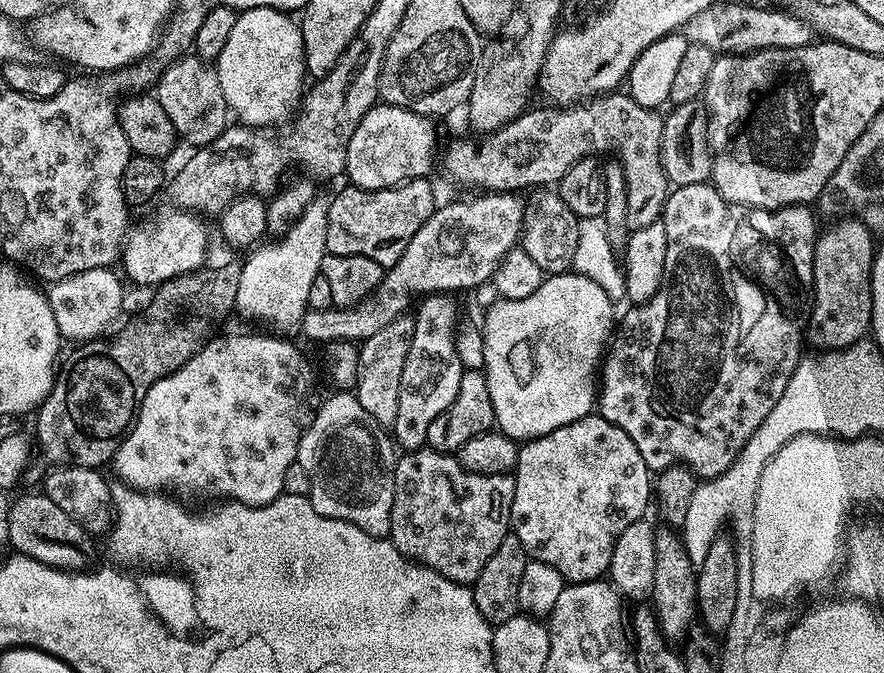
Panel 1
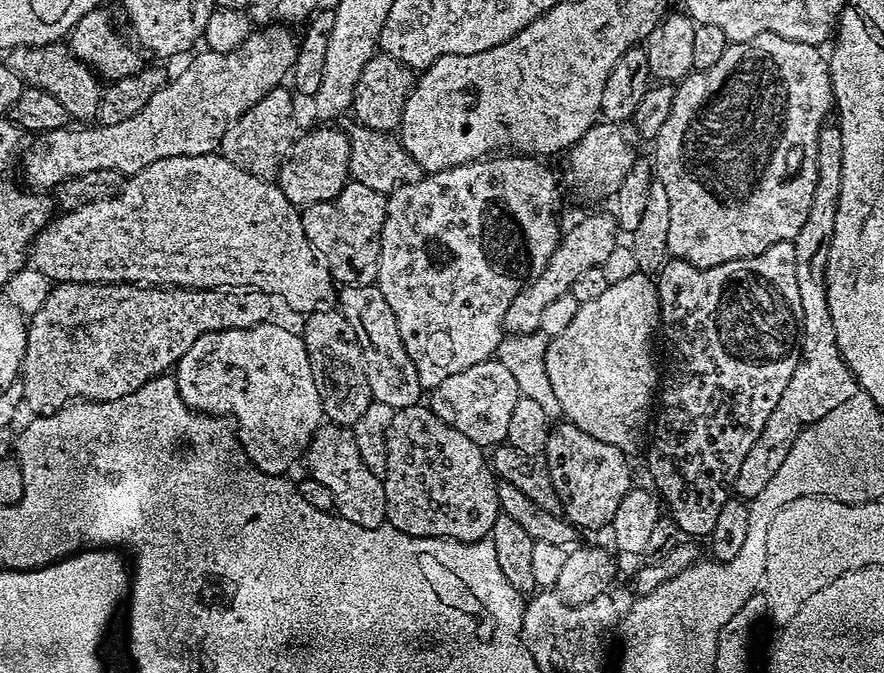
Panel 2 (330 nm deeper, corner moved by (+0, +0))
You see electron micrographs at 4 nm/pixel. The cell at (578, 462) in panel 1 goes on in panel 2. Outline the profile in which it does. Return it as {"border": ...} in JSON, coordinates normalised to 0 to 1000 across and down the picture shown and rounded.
{"border":[[[633,627],[629,632],[620,643],[613,682],[622,698],[627,728],[631,728],[638,771],[656,788],[691,780],[704,740],[717,724],[715,701],[706,679],[709,676],[692,660],[676,657],[676,651],[663,645],[653,630]]]}

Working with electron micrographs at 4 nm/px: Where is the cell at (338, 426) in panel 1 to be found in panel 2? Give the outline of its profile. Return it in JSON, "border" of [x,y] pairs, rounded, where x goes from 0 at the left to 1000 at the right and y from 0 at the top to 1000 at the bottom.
{"border":[[[374,627],[363,629],[357,640],[346,673],[348,684],[347,706],[364,716],[373,728],[374,747],[379,759],[400,782],[411,785],[425,785],[437,773],[437,728],[431,709],[419,704],[414,698],[414,686],[405,676],[405,663],[398,649],[398,637]]]}

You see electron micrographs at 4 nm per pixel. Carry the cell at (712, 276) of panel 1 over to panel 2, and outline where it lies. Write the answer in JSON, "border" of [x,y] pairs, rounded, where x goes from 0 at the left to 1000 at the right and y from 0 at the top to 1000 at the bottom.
{"border":[[[897,358],[880,360],[876,366],[871,366],[871,371],[862,371],[862,377],[850,380],[848,383],[839,383],[830,389],[817,389],[812,395],[803,395],[802,398],[787,398],[783,392],[776,391],[774,386],[764,383],[757,385],[756,391],[747,400],[744,415],[741,418],[742,435],[744,437],[744,449],[747,450],[747,478],[744,483],[745,498],[751,498],[751,541],[749,535],[749,563],[744,571],[744,606],[747,600],[747,614],[741,614],[740,629],[735,636],[735,648],[738,642],[738,655],[733,660],[733,701],[738,706],[741,730],[744,733],[745,741],[753,750],[755,765],[765,777],[770,792],[778,799],[787,799],[783,796],[794,796],[801,799],[804,789],[808,788],[808,779],[816,762],[817,752],[821,749],[824,741],[829,736],[833,712],[835,710],[835,698],[839,698],[839,689],[844,685],[844,675],[848,670],[848,663],[853,663],[853,657],[857,657],[857,651],[862,645],[862,633],[867,633],[867,621],[871,621],[871,609],[876,609],[876,603],[880,603],[880,591],[885,591],[885,579],[889,579],[889,568],[894,568],[894,562],[898,556],[898,544],[903,544],[905,536],[905,495],[907,492],[907,443],[903,437],[903,407],[900,406],[900,366]]]}

